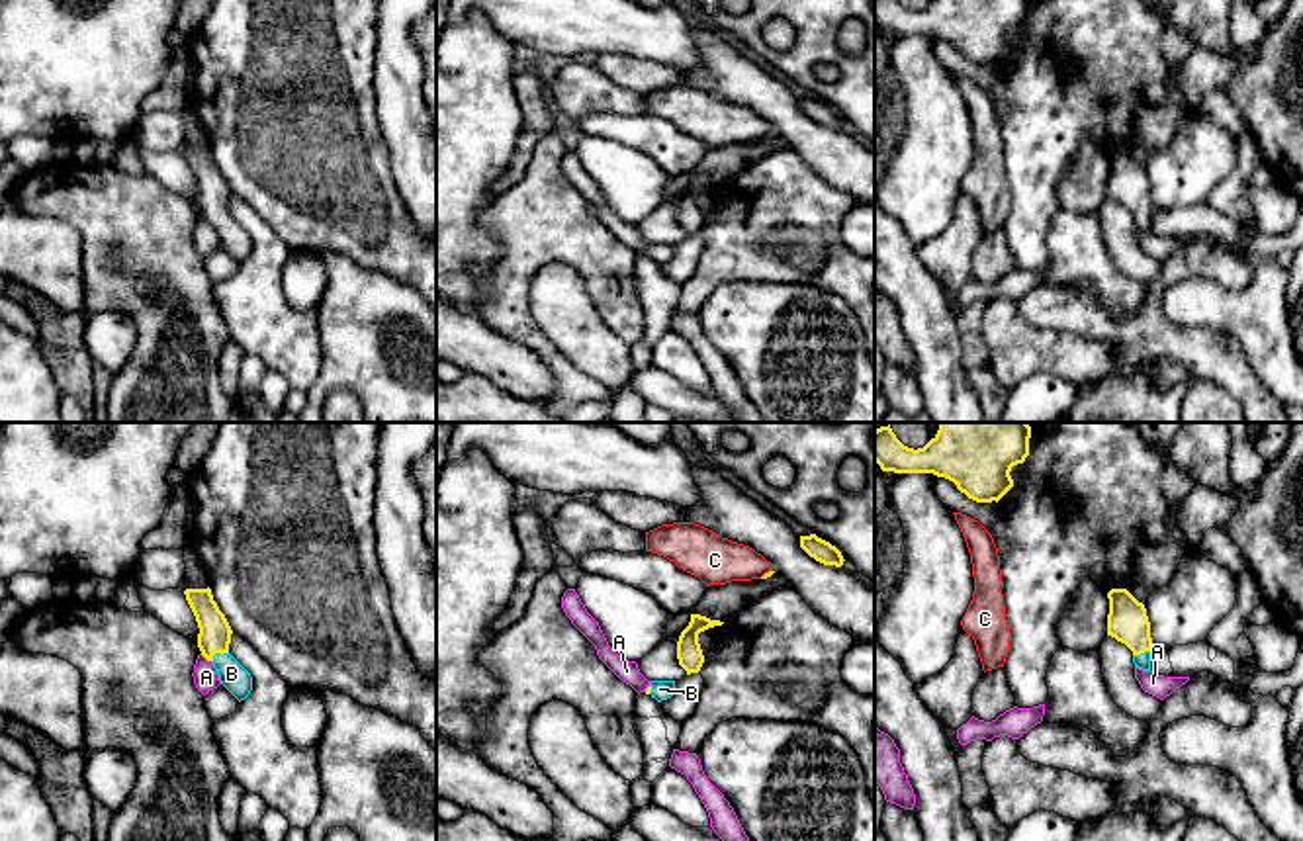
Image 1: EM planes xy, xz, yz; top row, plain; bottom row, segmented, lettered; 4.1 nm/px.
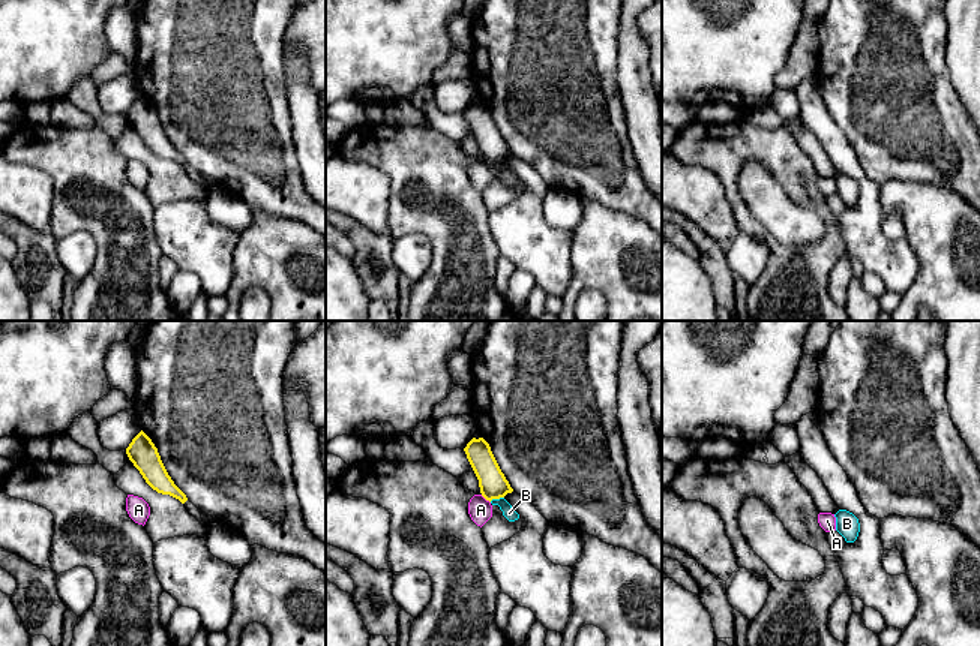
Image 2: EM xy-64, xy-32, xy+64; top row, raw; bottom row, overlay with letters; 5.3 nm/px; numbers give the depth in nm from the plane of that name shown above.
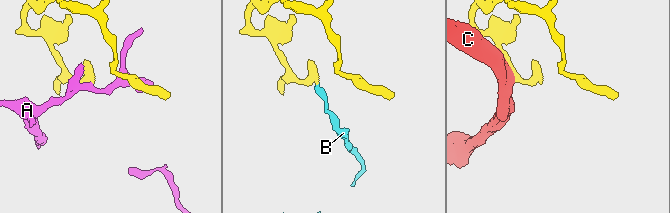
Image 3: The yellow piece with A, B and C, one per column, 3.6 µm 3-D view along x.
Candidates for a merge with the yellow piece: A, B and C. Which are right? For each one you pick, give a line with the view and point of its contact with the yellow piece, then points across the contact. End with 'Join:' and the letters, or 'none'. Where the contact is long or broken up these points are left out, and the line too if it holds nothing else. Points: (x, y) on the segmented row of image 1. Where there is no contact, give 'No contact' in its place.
B: Touches yellow at xy (218, 652). Path across: xy (214, 636), (218, 652), (231, 673)
Join: B

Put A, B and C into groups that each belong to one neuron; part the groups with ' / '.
A / B / C

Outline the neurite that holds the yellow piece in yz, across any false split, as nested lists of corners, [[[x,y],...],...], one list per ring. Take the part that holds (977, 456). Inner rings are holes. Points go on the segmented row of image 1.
[[[939,422],[937,434],[914,450],[904,446],[888,424],[875,430],[875,462],[882,471],[933,473],[953,481],[976,503],[998,503],[1013,487],[1011,467],[1029,456],[1029,438],[1027,422]]]

